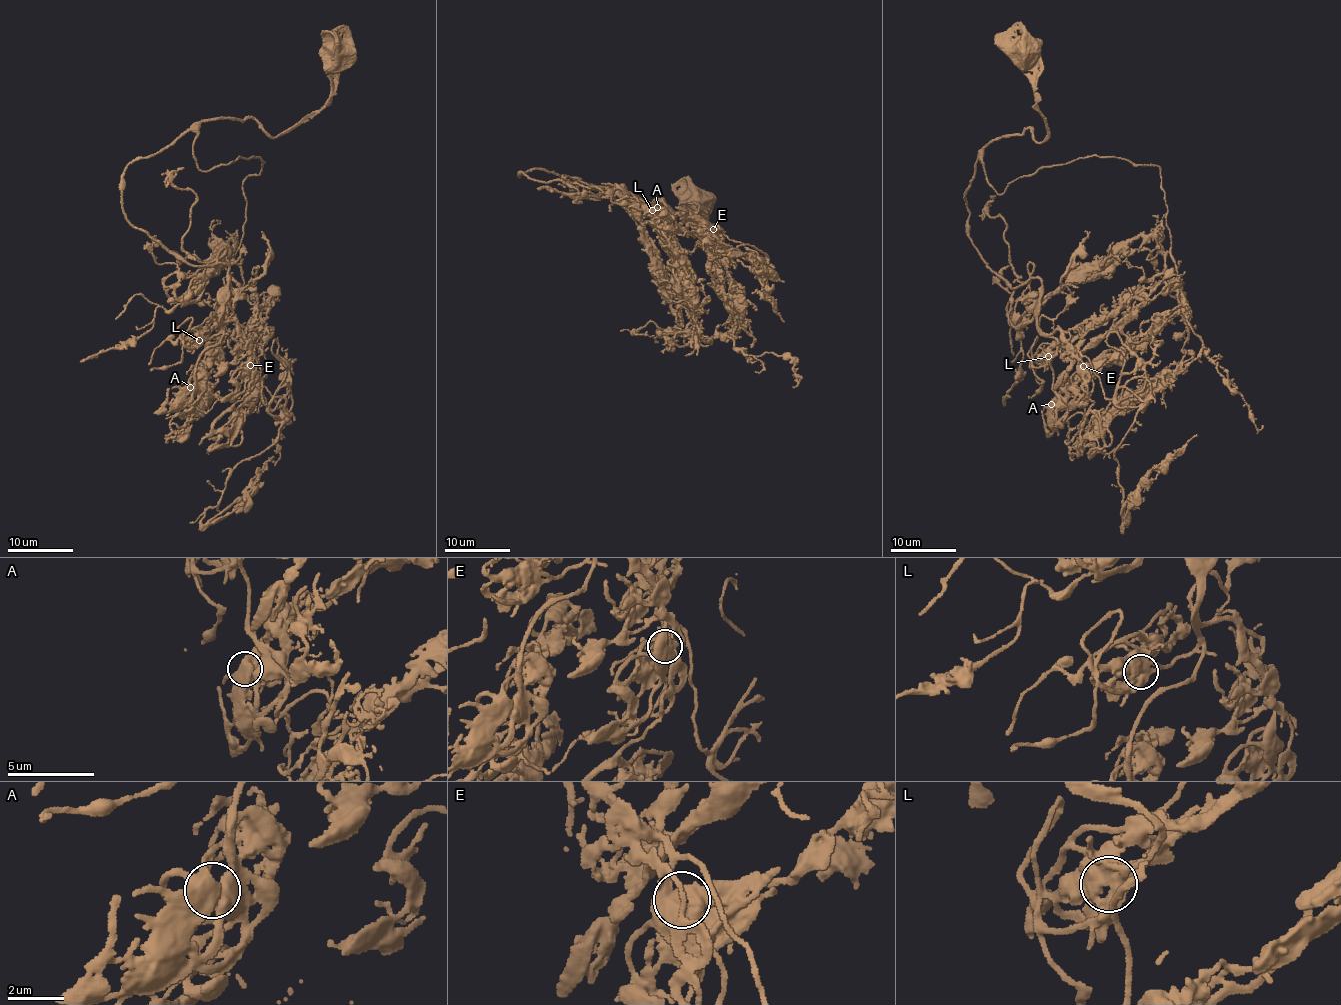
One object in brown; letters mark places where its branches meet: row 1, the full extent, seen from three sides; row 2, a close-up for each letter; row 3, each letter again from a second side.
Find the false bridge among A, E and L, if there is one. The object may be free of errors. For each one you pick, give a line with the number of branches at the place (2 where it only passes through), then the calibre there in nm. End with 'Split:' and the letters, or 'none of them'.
Split: none of them

